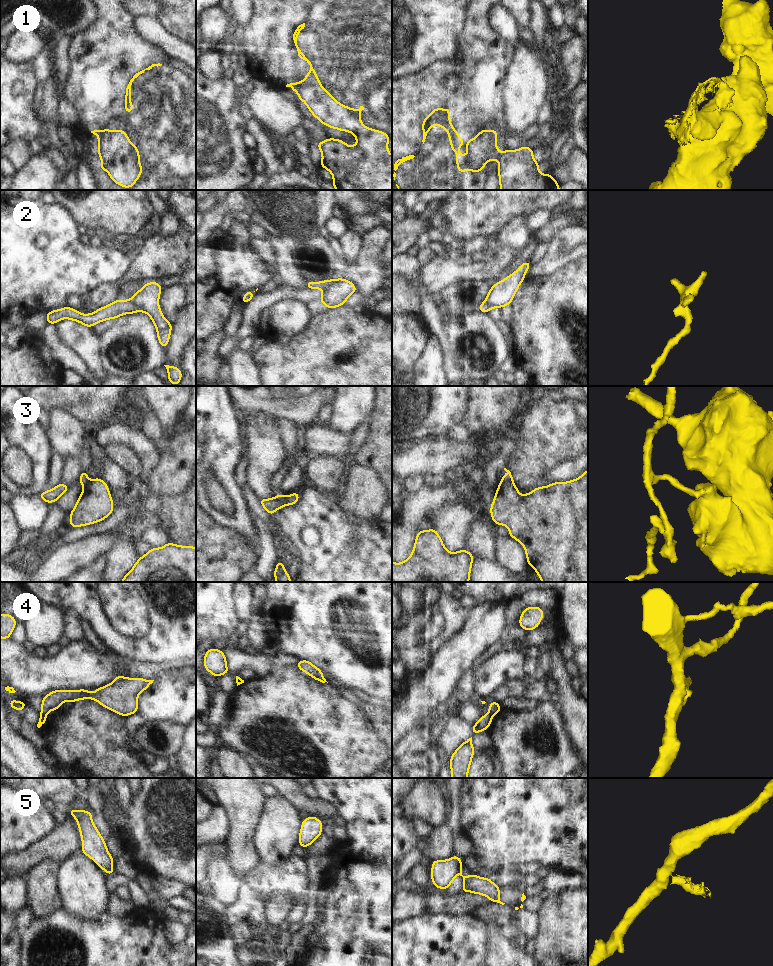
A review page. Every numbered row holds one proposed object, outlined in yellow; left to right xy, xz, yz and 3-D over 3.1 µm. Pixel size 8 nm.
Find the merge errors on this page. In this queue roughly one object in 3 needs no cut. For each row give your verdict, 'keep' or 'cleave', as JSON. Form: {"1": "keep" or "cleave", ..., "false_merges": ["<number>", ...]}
{"1": "cleave", "2": "cleave", "3": "cleave", "4": "cleave", "5": "cleave", "false_merges": ["1", "2", "3", "4", "5"]}

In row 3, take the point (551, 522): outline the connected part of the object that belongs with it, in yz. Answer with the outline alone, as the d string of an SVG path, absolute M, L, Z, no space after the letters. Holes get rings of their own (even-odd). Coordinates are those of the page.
M588 469L577 479L568 482L554 482L545 487L537 487L526 495L521 495L513 481L501 480L490 507L491 519L496 526L502 524L509 529L510 537L525 548L527 564L535 569L542 582L588 582Z

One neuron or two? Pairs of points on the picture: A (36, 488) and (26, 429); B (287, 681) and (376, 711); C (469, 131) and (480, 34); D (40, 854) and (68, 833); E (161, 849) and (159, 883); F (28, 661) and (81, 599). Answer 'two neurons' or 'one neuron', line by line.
A: one neuron
B: two neurons
C: one neuron
D: one neuron
E: two neurons
F: two neurons

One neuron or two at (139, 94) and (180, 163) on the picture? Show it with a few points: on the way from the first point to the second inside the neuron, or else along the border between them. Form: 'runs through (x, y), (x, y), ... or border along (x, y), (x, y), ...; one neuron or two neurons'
runs through (158, 106), (174, 120), (180, 144); one neuron

